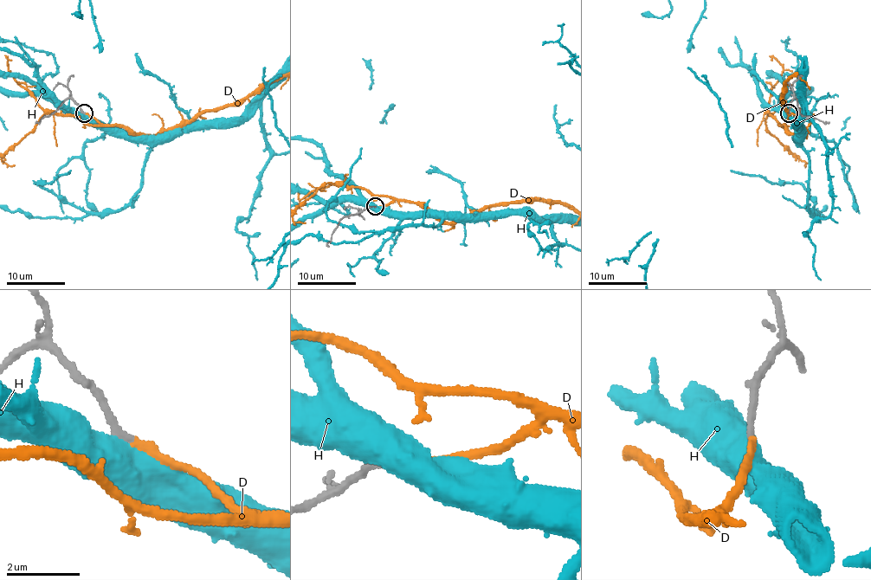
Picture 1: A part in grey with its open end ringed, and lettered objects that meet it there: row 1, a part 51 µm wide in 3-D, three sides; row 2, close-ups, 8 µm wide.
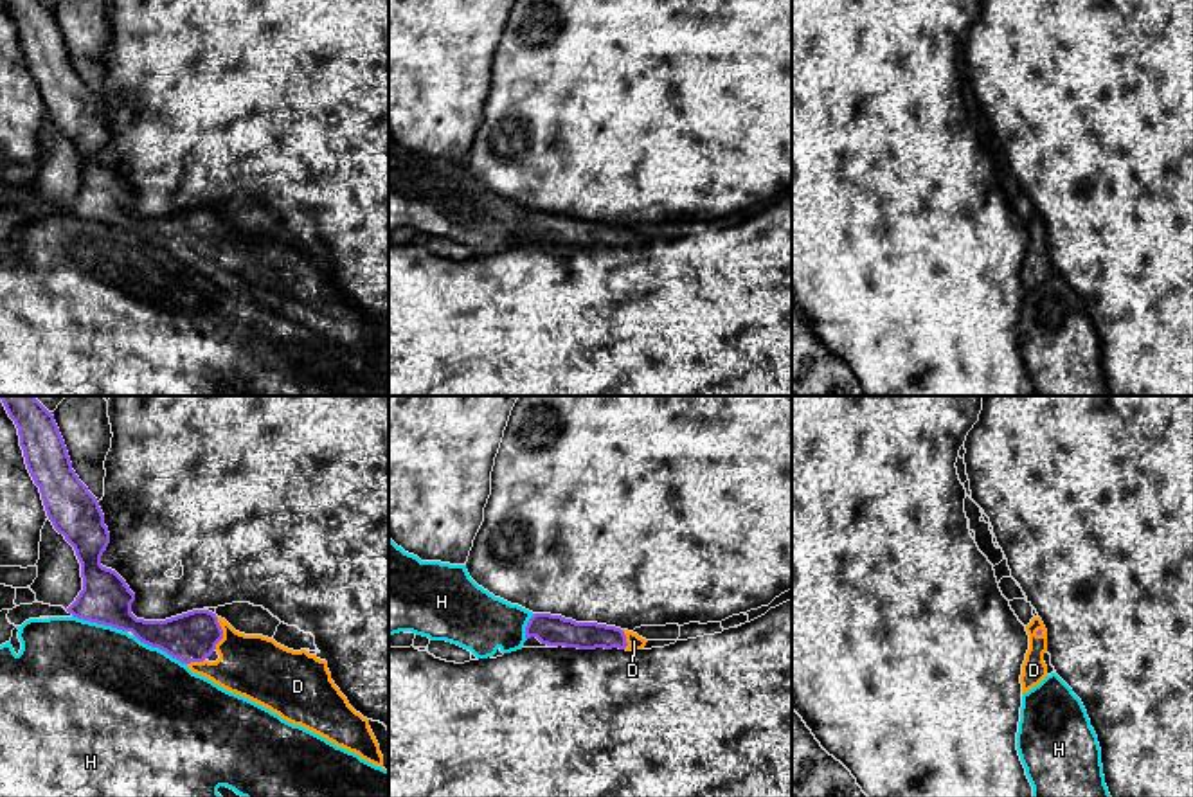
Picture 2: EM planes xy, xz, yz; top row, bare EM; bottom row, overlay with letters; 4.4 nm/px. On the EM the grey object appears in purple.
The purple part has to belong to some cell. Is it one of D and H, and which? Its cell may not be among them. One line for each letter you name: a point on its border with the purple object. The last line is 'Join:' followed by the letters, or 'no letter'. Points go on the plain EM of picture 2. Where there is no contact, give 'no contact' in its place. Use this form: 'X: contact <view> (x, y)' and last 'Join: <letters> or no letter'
D: contact xy (222, 229)
Join: D

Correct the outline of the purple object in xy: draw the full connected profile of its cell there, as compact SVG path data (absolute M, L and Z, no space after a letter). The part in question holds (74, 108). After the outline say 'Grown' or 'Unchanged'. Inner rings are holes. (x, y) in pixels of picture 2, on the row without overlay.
M41 0L4 4L18 25L25 61L40 85L47 113L81 160L83 187L67 205L68 210L131 228L193 270L383 365L369 317L349 302L331 277L326 257L306 246L288 246L263 232L239 230L209 207L166 218L137 216L131 210L135 191L115 167L101 162L110 140L104 112L72 67L52 9Z. Grown

